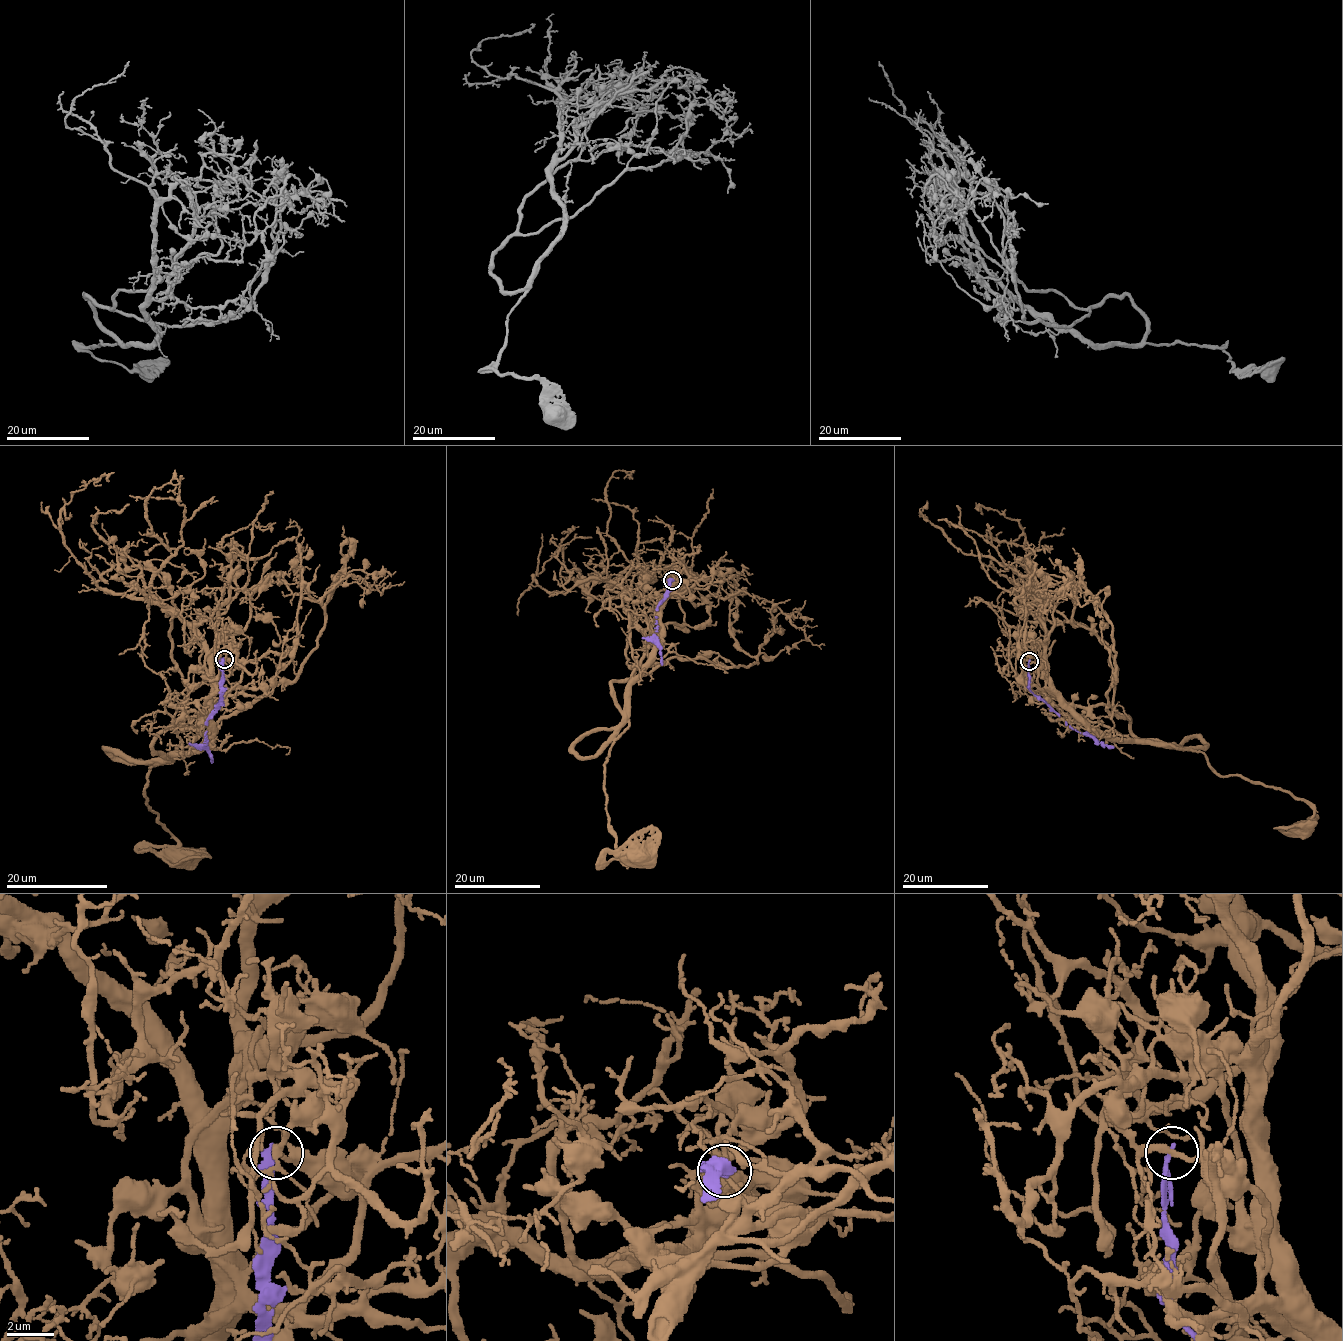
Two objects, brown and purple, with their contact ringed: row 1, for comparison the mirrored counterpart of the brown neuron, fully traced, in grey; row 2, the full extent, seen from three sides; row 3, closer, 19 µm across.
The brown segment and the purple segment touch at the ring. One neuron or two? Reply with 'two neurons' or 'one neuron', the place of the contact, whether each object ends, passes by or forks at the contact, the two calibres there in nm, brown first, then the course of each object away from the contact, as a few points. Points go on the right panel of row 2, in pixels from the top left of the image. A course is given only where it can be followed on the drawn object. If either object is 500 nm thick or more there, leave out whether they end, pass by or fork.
two neurons | (1029, 661) | brown passes by | purple ends | 200/260 nm | brown via (1029, 661), (1044, 667), (1064, 703), (1104, 733), (1201, 751), (1223, 776), (1280, 787), (1313, 810), (1306, 826) | purple via (1029, 661), (1029, 689), (1074, 730), (1114, 747)

